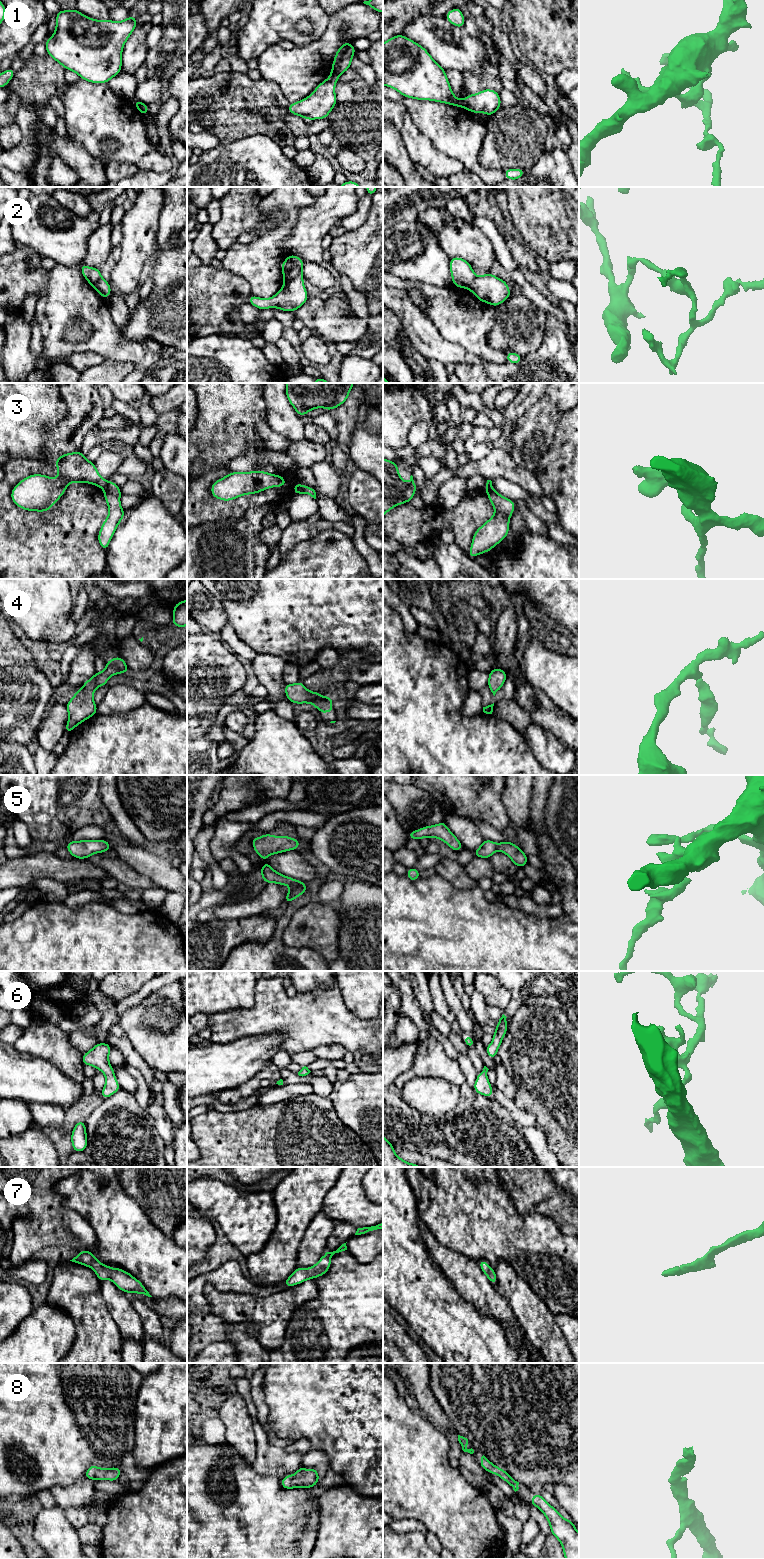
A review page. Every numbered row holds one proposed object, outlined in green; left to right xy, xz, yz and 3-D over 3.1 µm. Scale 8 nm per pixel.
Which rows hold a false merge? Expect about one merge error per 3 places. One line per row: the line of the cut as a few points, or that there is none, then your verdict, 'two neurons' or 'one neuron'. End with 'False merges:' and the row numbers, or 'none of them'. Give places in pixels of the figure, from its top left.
1: xz (331, 73), (338, 77) | two neurons
2: xz (301, 273), (284, 282) | two neurons
3: xy (107, 481), (104, 489) | two neurons
4: no cut | one neuron
5: no cut | one neuron
6: no cut | one neuron
7: no cut | one neuron
8: no cut | one neuron
False merges: 1, 2, 3

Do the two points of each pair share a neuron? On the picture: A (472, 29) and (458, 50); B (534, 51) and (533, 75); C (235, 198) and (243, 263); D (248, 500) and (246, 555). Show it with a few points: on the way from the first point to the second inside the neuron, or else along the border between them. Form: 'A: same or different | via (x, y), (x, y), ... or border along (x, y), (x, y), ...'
A: different | border along (463, 28), (478, 40)
B: different | border along (521, 57), (541, 73)
C: different | border along (236, 242), (226, 251)
D: different | border along (244, 516), (238, 520), (221, 519)

